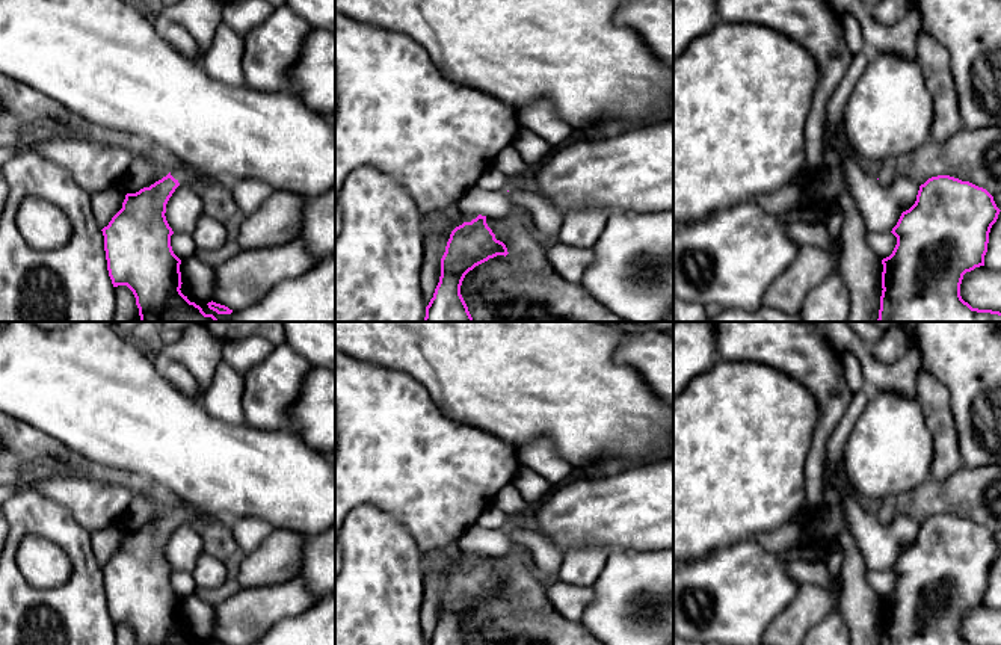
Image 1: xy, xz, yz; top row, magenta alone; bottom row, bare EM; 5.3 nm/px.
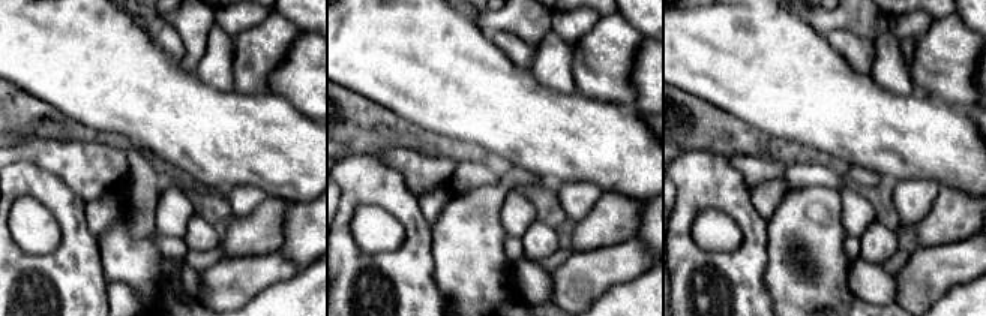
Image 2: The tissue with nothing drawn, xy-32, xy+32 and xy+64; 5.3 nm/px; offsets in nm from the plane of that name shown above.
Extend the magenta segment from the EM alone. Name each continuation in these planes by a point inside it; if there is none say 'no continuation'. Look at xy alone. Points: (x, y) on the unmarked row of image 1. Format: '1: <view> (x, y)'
1: xy (184, 512)

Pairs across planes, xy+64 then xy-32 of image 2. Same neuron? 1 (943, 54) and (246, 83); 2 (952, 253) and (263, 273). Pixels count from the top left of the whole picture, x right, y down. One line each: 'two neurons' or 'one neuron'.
1: one neuron
2: one neuron

